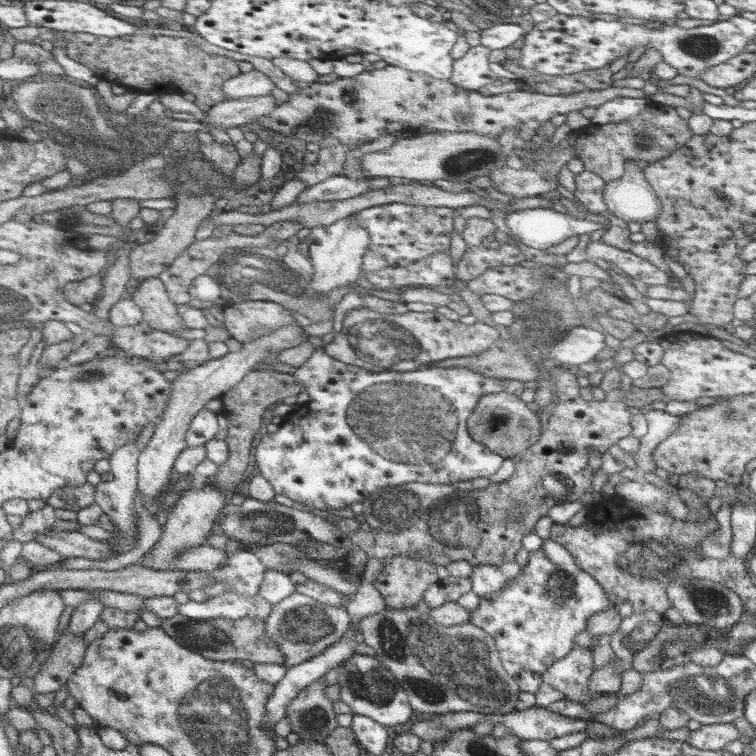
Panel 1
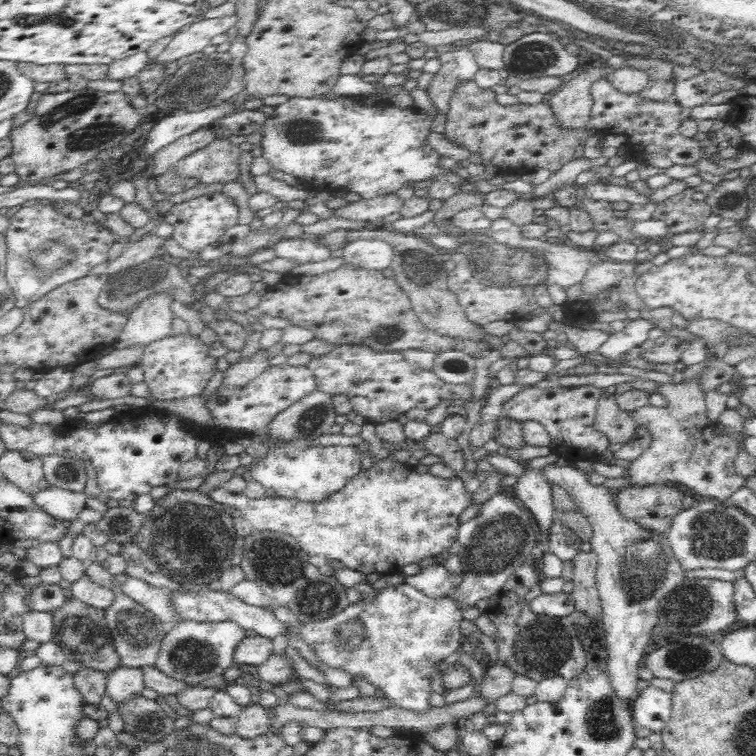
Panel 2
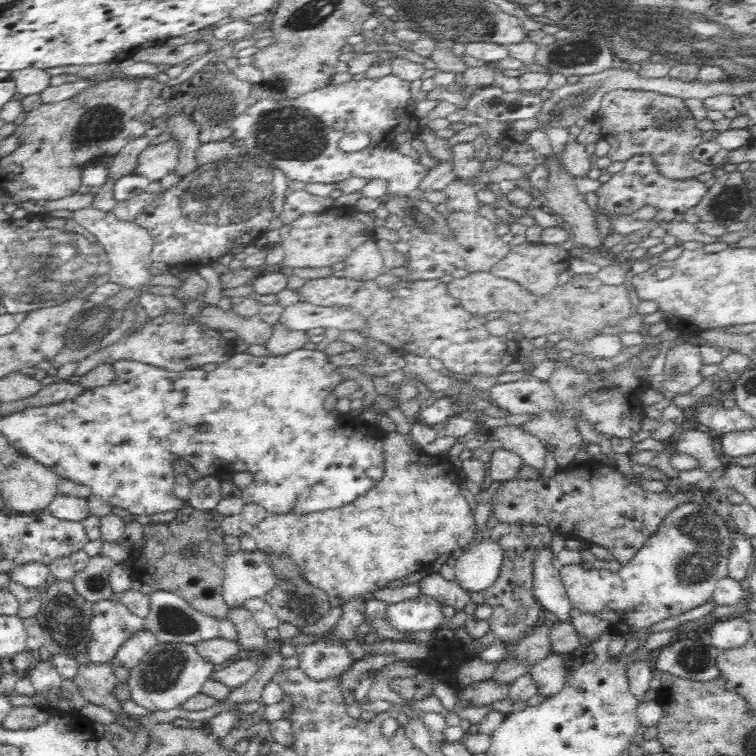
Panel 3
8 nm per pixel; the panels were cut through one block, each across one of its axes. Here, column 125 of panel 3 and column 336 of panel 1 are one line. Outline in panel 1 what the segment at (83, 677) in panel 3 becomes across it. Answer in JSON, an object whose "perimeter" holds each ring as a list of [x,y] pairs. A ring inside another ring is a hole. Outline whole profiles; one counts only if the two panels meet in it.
{"perimeter":[[[319,679],[289,703],[286,717],[290,719],[292,733],[296,733],[301,742],[312,740],[324,744],[329,733],[339,727],[335,704],[325,696],[326,688]]]}

